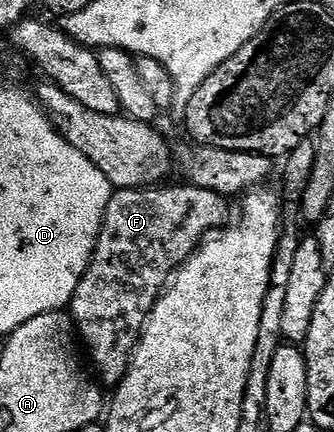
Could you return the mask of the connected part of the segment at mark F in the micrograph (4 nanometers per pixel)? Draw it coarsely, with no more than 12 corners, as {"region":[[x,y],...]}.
{"region":[[189,183],[115,192],[68,306],[126,380],[172,274],[227,224]]}

